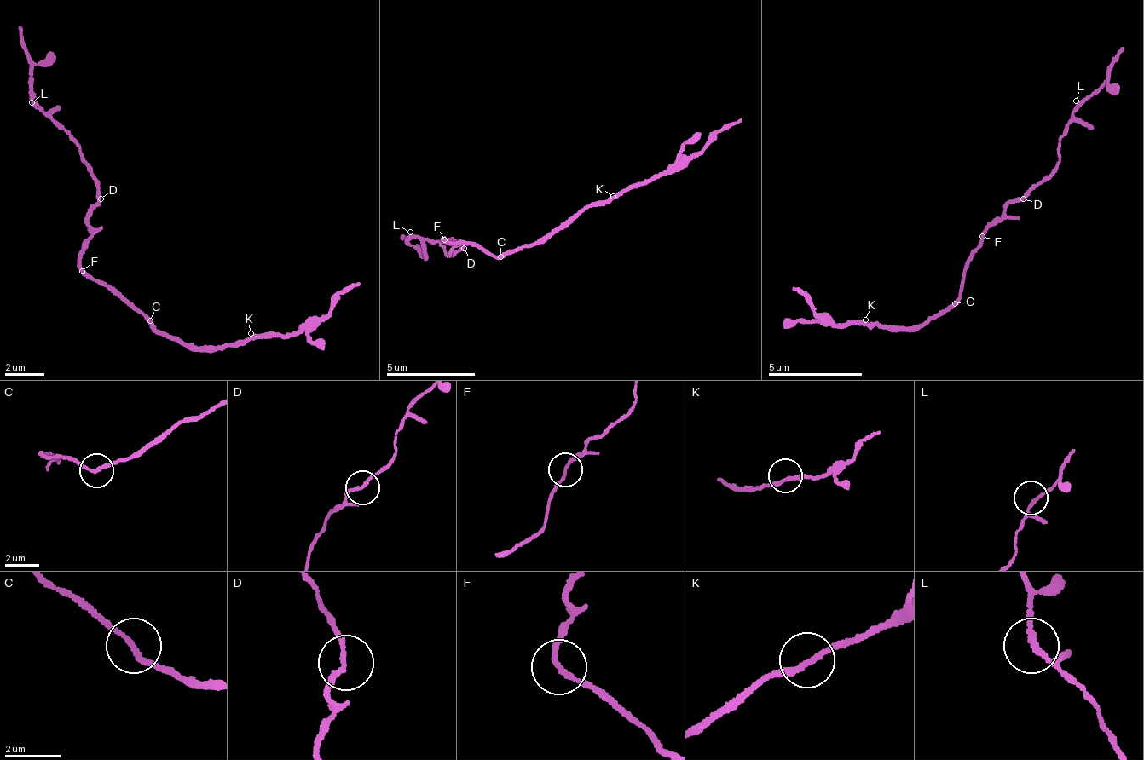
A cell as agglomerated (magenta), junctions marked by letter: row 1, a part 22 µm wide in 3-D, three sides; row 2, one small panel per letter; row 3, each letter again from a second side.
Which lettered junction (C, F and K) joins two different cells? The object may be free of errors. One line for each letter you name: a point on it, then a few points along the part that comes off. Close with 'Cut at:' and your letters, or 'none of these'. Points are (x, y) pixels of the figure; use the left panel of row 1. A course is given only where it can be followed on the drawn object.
F: Place: (82, 271). Course of the part to remove: (81, 271), (96, 192), (78, 146), (34, 97), (17, 25)
Cut at: F

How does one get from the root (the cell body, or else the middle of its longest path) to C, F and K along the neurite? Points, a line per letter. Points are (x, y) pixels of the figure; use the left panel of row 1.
C: (141, 308), (150, 320)
F: (141, 308), (132, 308), (107, 288), (98, 286), (95, 279), (84, 278), (81, 271)
K: (141, 308), (158, 331), (200, 350), (233, 345), (251, 333)

